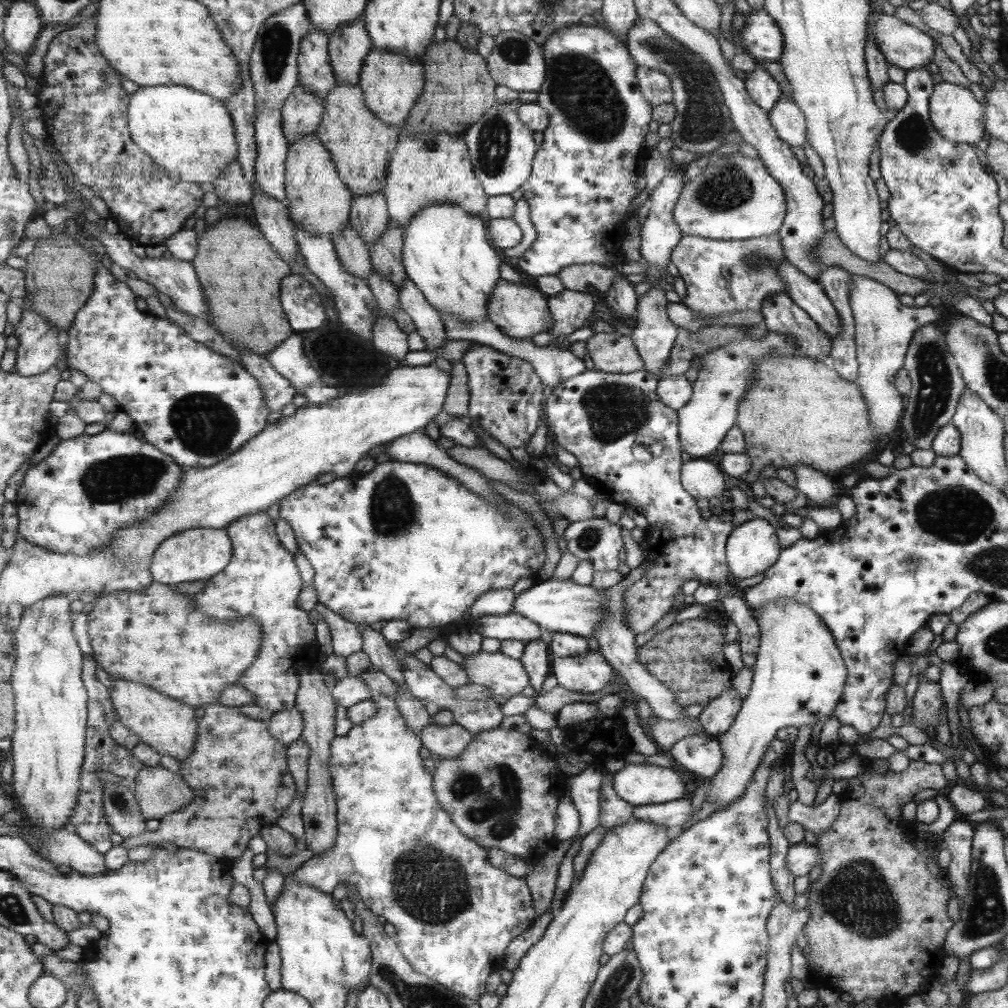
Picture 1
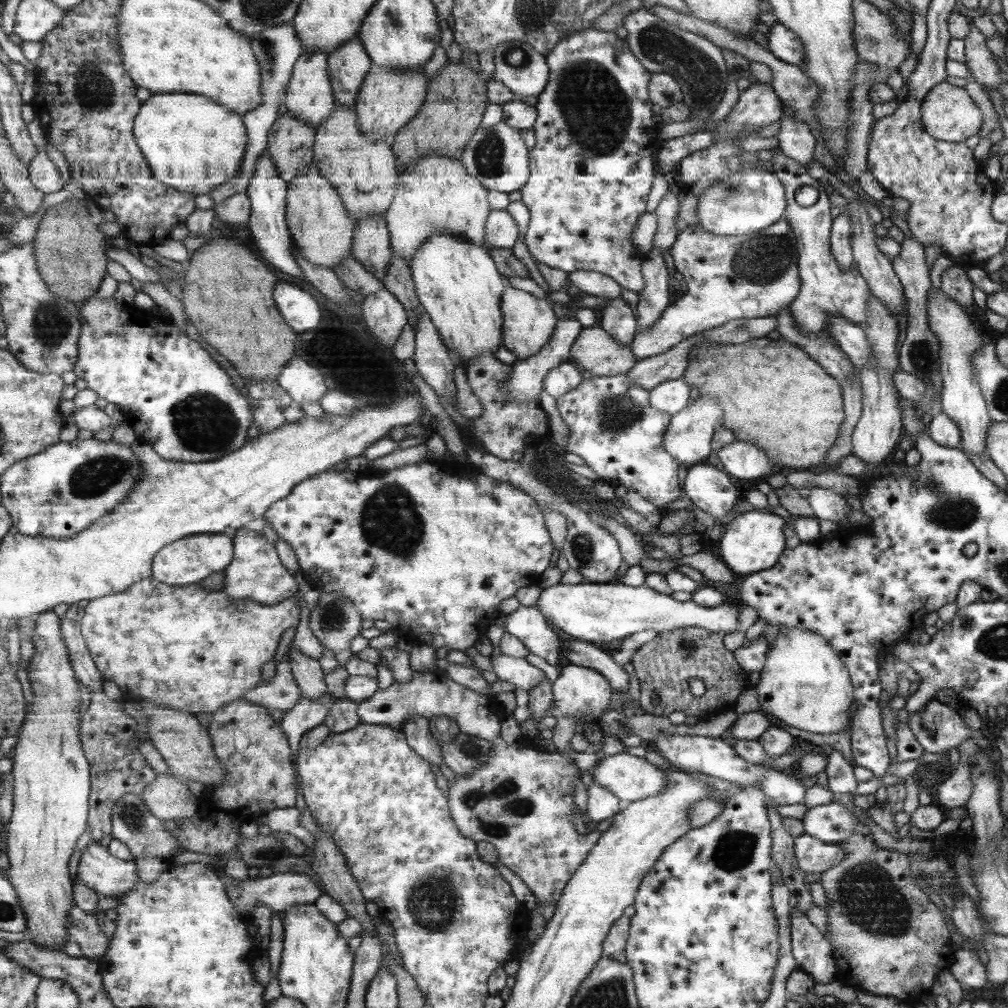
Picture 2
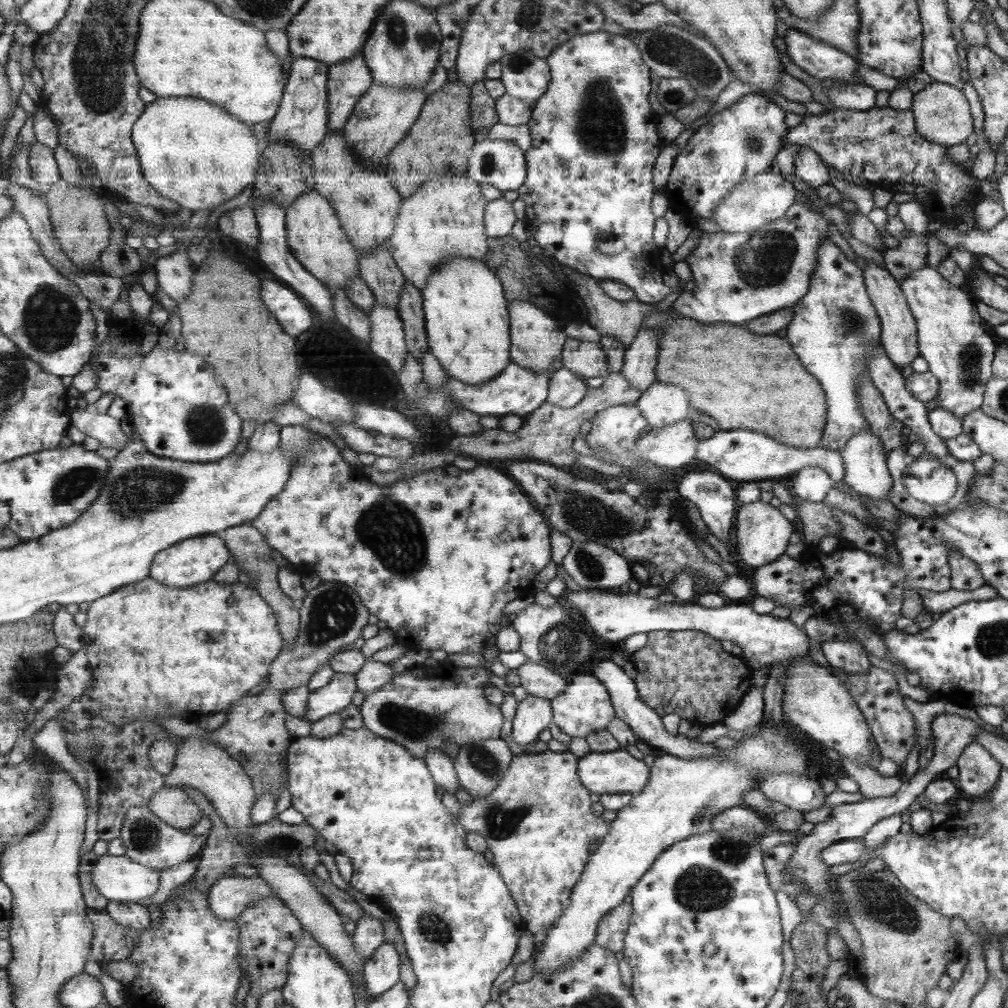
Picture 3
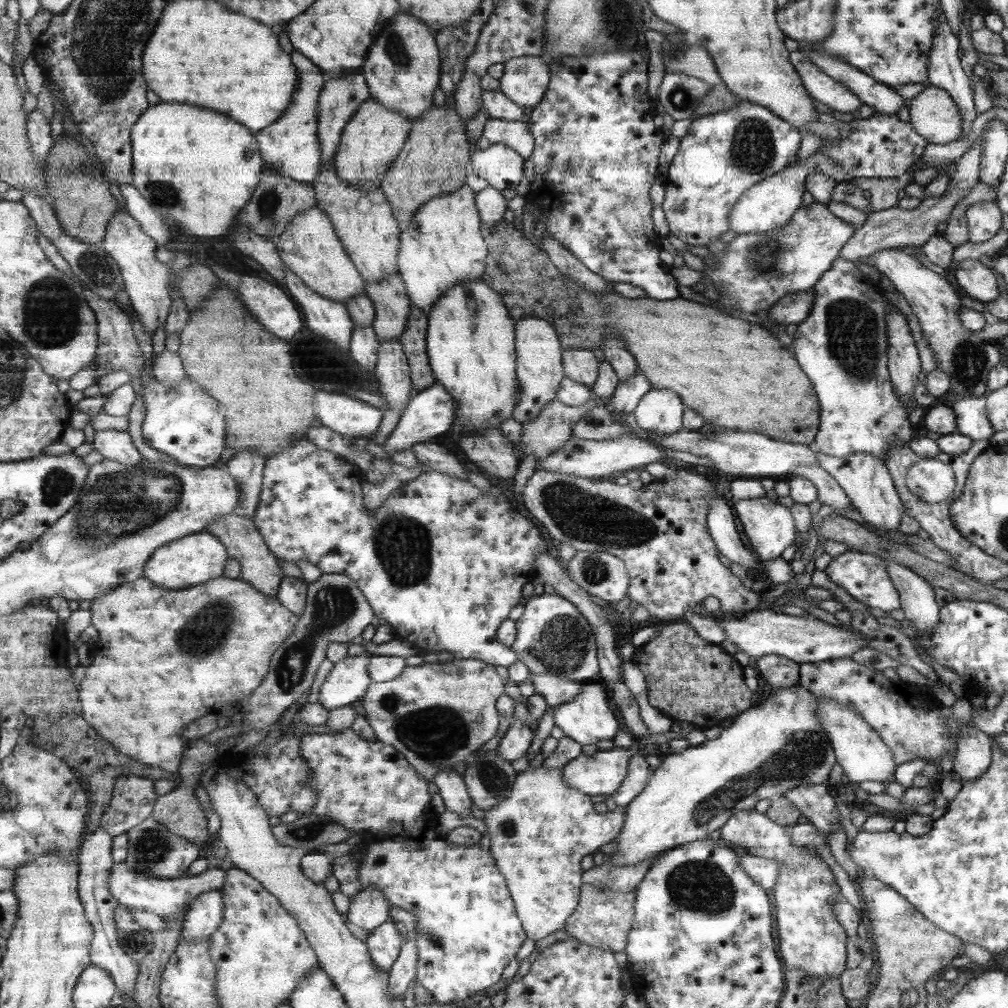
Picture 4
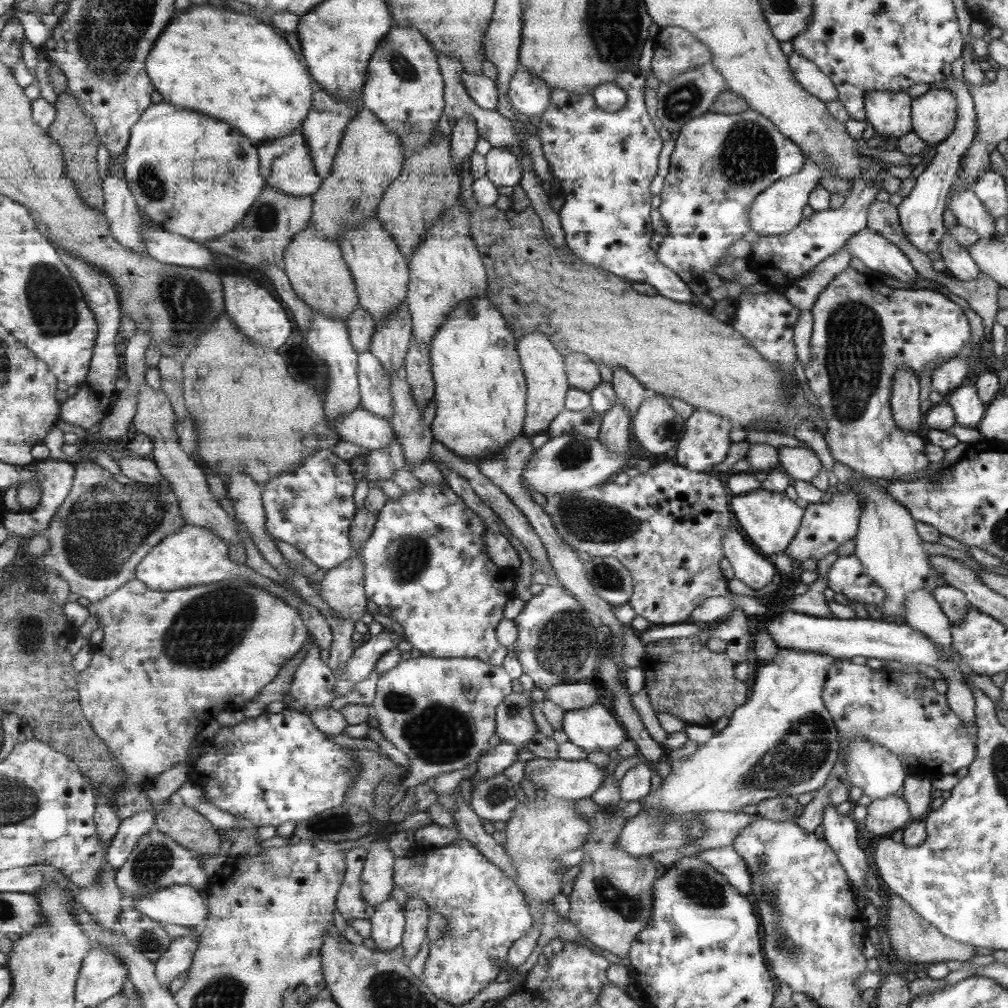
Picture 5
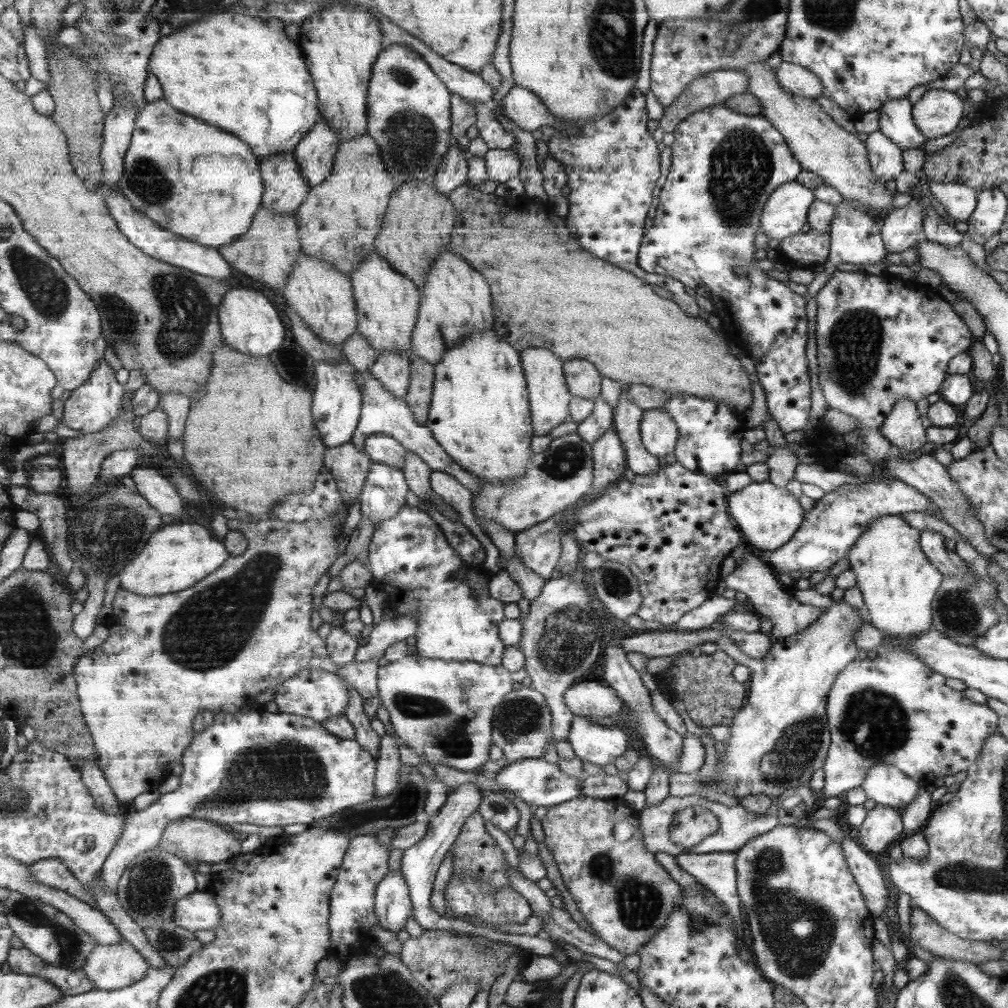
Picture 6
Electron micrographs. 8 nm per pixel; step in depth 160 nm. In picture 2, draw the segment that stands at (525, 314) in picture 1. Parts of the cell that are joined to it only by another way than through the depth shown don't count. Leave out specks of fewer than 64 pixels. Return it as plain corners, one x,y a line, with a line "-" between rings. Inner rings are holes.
510,286
506,287
500,299
500,312
503,316
502,345
519,361
532,357
538,353
538,350
543,349
556,329
557,318
551,312
547,300
539,300
527,292
521,292

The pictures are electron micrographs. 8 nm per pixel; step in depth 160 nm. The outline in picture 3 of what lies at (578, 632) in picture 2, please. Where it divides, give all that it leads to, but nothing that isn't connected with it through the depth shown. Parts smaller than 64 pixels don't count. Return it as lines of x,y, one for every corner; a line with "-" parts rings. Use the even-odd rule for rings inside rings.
611,590
568,591
565,602
579,612
586,629
593,636
605,642
619,642
631,634
647,634
651,631
696,630
711,638
726,641
733,647
753,670
761,670
772,663
808,656
809,637
802,627
793,624
787,618
776,618
769,613
757,614
751,606
739,602
723,605
721,608
703,608
694,603
658,603
655,598
641,598
637,592
621,593

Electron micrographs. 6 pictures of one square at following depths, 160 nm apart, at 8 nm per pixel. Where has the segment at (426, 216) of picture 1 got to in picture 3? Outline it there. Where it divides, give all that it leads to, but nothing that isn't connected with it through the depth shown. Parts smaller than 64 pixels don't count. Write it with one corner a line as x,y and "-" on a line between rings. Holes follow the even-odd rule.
449,258
449,261
441,263
437,267
437,271
429,277
428,285
426,289
422,291
424,295
424,312
426,316
426,329
428,330
428,341
430,350
436,355
437,360
441,363
441,367
445,368
445,373
449,375
449,378
455,378
457,381
469,384
479,384
491,381
497,378
497,375
505,369
505,364
509,362
509,331
510,322
507,318
507,299
503,298
504,289
501,286
500,281
497,279
497,275
491,271
486,260
473,260
471,258

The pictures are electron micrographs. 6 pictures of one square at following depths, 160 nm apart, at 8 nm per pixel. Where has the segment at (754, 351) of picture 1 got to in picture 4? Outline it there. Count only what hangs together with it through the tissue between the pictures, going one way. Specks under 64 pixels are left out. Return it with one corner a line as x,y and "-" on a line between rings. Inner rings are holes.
633,434
621,435
615,438
608,438
600,441
583,440
569,437
554,453
548,454
541,460
537,460
536,468
578,476
589,480
608,479
615,472
622,472
629,469
642,469
650,462
663,462
667,456
659,451
655,445
634,437

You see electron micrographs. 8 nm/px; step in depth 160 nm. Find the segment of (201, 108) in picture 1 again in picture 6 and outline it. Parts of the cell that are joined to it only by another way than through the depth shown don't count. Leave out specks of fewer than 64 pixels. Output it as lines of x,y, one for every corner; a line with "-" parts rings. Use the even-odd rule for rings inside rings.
163,98
148,103
140,111
135,132
132,136
132,143
125,157
124,169
124,175
120,178
118,186
128,200
132,202
132,205
135,206
138,211
141,211
141,214
148,215
148,217
153,218
159,226
164,227
165,230
173,231
174,234
177,234
183,239
188,239
190,242
200,243
205,247
217,250
220,250
223,246
233,244
233,242
236,242
236,240
241,239
249,233
257,211
262,206
266,189
260,158
253,154
253,150
247,146
247,142
243,142
241,138
237,138
237,136
233,136
233,134
229,134
229,132
223,132
223,130
219,130
219,128
215,128
215,126
209,126
209,124
203,124
201,120
197,120
197,118
193,118
193,116
187,116
187,114
175,110
175,108
173,108
167,100
163,100

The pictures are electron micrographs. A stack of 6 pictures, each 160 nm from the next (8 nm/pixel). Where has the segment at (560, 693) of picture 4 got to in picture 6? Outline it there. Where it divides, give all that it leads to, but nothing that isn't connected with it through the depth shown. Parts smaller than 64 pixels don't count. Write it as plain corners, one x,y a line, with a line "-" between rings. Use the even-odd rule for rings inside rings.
595,680
573,683
564,692
564,702
577,717
619,718
625,706
612,687

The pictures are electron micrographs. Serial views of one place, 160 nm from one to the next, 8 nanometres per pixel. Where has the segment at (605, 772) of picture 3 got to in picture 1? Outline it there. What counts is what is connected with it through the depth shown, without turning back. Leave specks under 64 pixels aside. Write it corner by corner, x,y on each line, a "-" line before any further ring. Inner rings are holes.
626,762
614,773
613,788
633,807
654,805
687,796
686,779
677,769

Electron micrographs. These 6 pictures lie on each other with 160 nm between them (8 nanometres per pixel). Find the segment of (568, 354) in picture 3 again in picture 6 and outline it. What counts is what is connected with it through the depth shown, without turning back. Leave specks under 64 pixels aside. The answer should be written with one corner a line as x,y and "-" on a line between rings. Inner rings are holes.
571,359
563,362
564,380
572,396
594,400
599,395
600,375
589,362

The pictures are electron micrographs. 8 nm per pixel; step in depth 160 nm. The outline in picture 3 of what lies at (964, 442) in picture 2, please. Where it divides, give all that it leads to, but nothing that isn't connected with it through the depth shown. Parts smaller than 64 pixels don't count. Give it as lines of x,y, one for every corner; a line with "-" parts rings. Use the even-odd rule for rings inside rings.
917,268
909,272
899,283
912,315
917,320
917,346
921,358
927,362
928,372
937,378
939,391
937,406
961,418
979,409
984,391
992,378
991,360
995,357
995,342
983,330
980,316
975,314
969,296
944,279
939,272
929,268

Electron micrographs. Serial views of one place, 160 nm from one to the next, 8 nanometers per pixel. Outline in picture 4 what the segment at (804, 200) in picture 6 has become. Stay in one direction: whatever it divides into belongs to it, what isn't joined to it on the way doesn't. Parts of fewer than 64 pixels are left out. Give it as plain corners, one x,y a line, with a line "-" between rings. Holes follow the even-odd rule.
815,151
807,158
797,161
777,174
764,178
747,189
728,214
730,229
737,235
741,235
765,233
769,230
783,228
792,220
796,210
801,207
801,196
806,191
805,183
812,170
826,174
837,183
852,180
852,176
847,174
837,163
834,163
823,151

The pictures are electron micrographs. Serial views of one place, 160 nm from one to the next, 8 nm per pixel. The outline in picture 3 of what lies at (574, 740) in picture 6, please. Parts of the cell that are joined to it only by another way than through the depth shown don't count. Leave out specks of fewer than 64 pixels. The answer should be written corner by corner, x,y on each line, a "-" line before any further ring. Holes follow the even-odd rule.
577,674
567,682
564,692
550,700
552,722
559,731
570,738
585,738
591,733
605,729
613,720
614,706
609,704
608,690
604,683
591,674

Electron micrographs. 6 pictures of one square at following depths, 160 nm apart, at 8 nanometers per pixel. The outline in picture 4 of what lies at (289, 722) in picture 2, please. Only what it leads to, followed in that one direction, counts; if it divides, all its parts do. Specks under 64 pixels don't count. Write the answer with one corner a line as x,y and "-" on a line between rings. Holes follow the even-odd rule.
366,652
354,657
345,657
333,664
319,691
319,703
332,711
349,706
365,697
374,681
369,674
370,660
374,657

